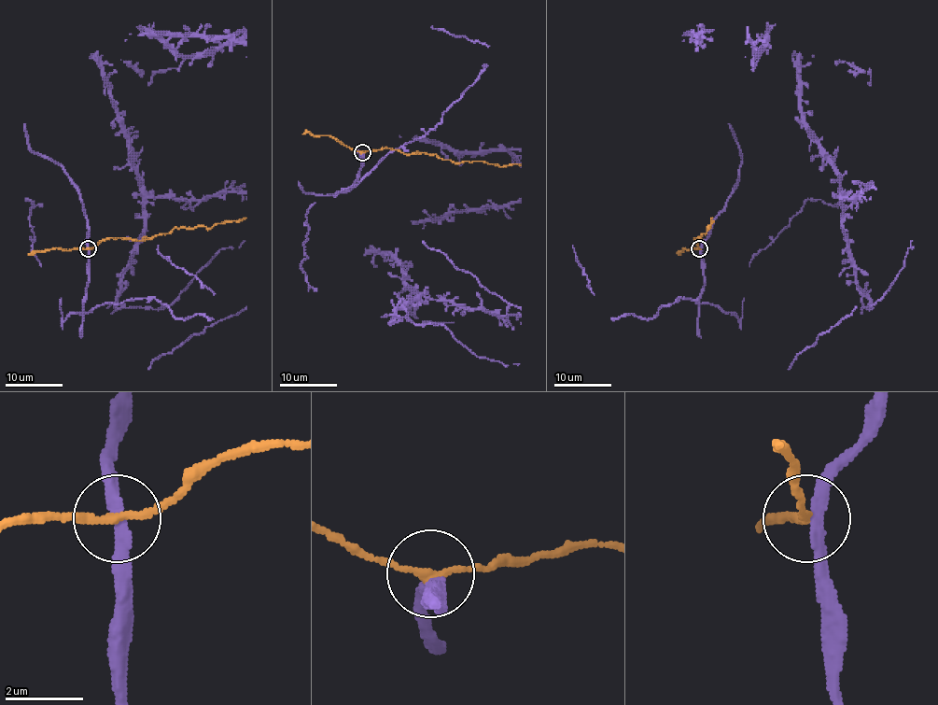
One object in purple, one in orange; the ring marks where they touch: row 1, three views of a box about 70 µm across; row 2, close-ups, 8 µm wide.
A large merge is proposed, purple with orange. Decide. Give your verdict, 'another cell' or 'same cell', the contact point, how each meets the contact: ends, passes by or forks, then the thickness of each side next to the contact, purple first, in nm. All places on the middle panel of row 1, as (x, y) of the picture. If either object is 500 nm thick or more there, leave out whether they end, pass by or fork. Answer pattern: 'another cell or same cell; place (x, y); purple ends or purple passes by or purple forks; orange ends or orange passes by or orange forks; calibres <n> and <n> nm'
another cell; place (362, 152); purple passes by; orange passes by; calibres 320 and 180 nm

